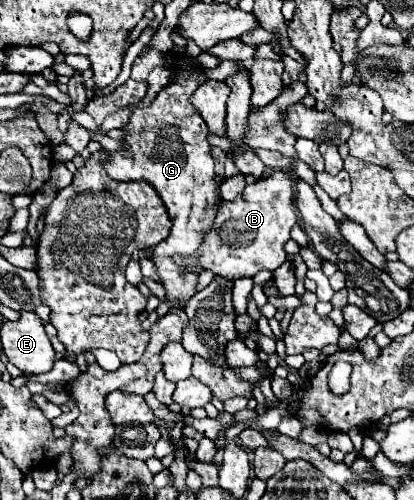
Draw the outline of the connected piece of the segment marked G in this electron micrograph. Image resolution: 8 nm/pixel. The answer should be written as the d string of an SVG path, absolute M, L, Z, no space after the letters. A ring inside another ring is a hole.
M175 73L175 79L173 79L173 83L171 85L167 85L165 89L161 89L159 91L159 95L153 99L153 103L149 105L149 107L135 107L135 111L133 111L133 115L131 115L131 123L125 127L125 131L127 131L127 139L125 139L125 143L129 145L127 147L127 151L121 151L121 153L111 153L111 159L105 163L105 171L113 177L113 179L119 179L119 181L127 181L127 179L145 179L147 183L151 183L157 191L159 191L159 195L161 195L161 199L163 199L163 203L165 203L165 207L167 207L167 211L169 211L169 215L171 215L171 221L173 221L173 229L171 229L171 235L163 241L163 243L159 243L157 247L155 247L155 265L157 265L157 273L161 275L161 285L165 287L165 291L167 291L167 297L169 297L169 305L171 307L185 307L187 305L187 301L193 297L193 293L195 293L195 285L197 285L197 275L187 275L187 279L175 279L175 267L171 267L171 255L175 255L175 253L183 253L183 255L191 255L197 247L199 247L199 243L203 241L201 237L203 237L203 231L207 231L207 227L211 227L211 221L215 219L215 211L217 211L217 201L219 201L219 187L217 187L217 183L215 183L215 173L213 173L213 157L211 157L211 147L209 147L209 143L207 143L207 125L203 123L203 119L201 119L201 115L191 107L191 95L193 95L193 91L199 87L199 83L203 83L205 81L205 77L203 75L191 75L191 77L181 77L179 73Z

